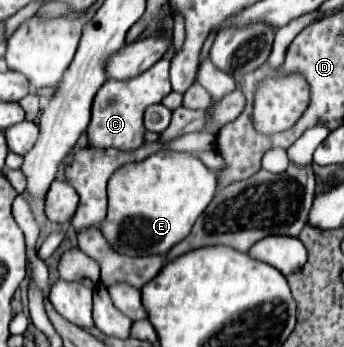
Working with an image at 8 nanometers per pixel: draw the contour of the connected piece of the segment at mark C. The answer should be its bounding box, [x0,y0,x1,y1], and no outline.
[86,59,172,151]

